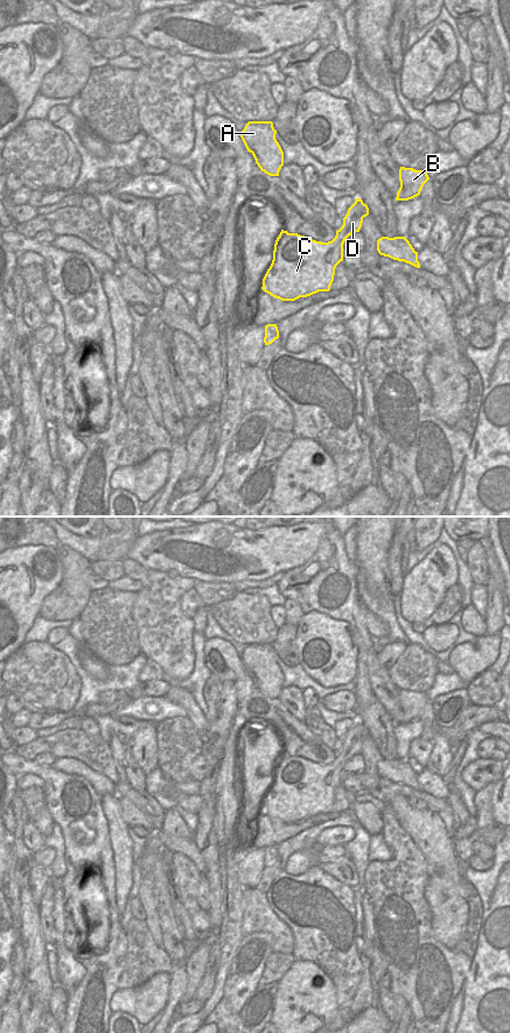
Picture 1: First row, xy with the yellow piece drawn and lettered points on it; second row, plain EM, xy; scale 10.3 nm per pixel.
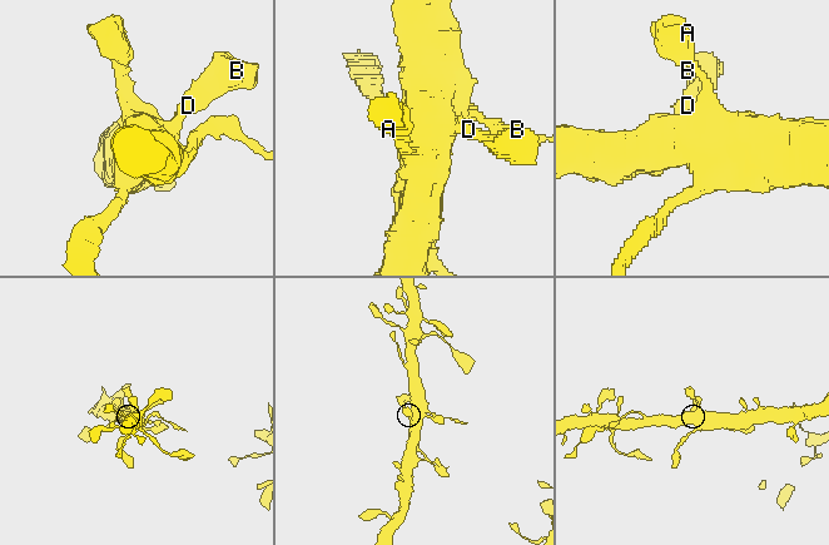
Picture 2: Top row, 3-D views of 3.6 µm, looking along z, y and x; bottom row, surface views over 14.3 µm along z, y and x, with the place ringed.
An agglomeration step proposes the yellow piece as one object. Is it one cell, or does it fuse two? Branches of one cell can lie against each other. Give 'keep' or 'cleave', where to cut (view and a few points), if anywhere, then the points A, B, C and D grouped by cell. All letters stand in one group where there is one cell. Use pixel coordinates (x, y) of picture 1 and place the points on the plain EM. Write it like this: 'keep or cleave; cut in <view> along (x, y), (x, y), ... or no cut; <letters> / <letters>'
keep; no cut; A B C D

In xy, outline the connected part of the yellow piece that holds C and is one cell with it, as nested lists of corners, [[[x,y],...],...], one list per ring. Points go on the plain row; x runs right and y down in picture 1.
[[[356,721],[331,764],[321,765],[281,752],[274,766],[273,782],[261,811],[281,823],[295,823],[319,814],[329,814],[335,790],[343,783],[345,761],[359,754],[369,730]]]

